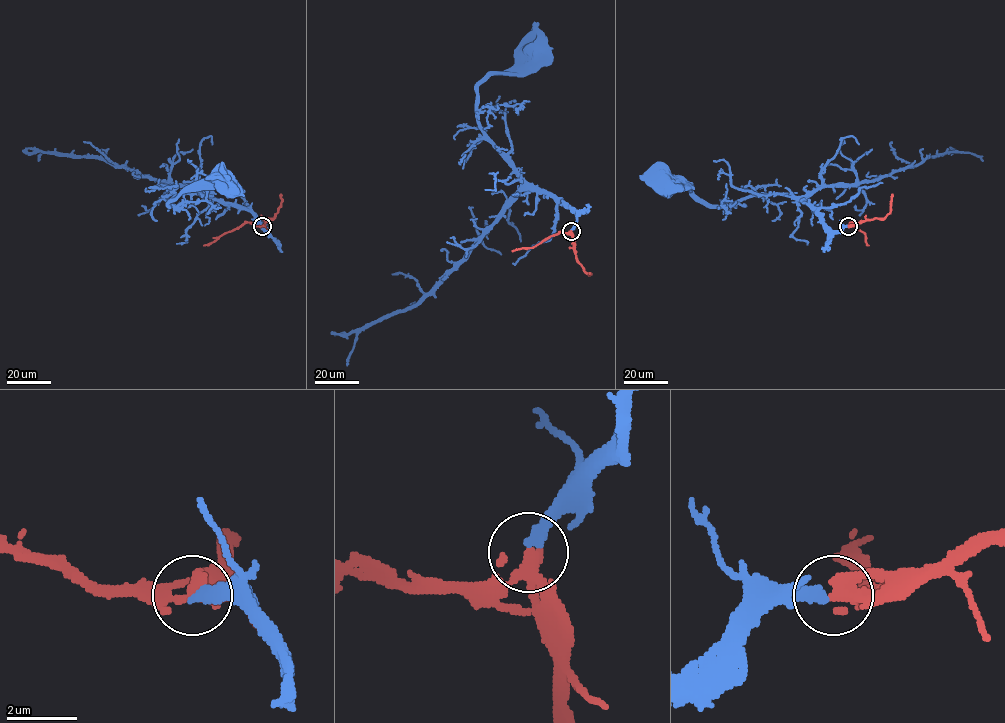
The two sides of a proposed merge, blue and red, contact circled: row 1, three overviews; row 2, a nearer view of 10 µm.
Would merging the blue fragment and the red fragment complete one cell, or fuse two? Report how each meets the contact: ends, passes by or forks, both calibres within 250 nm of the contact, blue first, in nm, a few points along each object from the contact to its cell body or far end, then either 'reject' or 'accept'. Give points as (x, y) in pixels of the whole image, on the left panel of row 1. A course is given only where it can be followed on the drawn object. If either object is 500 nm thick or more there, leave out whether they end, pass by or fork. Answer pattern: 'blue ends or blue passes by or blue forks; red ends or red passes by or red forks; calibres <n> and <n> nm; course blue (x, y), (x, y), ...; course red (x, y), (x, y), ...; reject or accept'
blue ends; red passes by; calibres 320 and 320 nm; course blue (262, 226), (268, 230), (250, 211), (202, 194), (179, 194), (169, 207), (199, 183), (219, 179), (227, 185); course red (262, 226), (244, 222), (203, 245); accept

